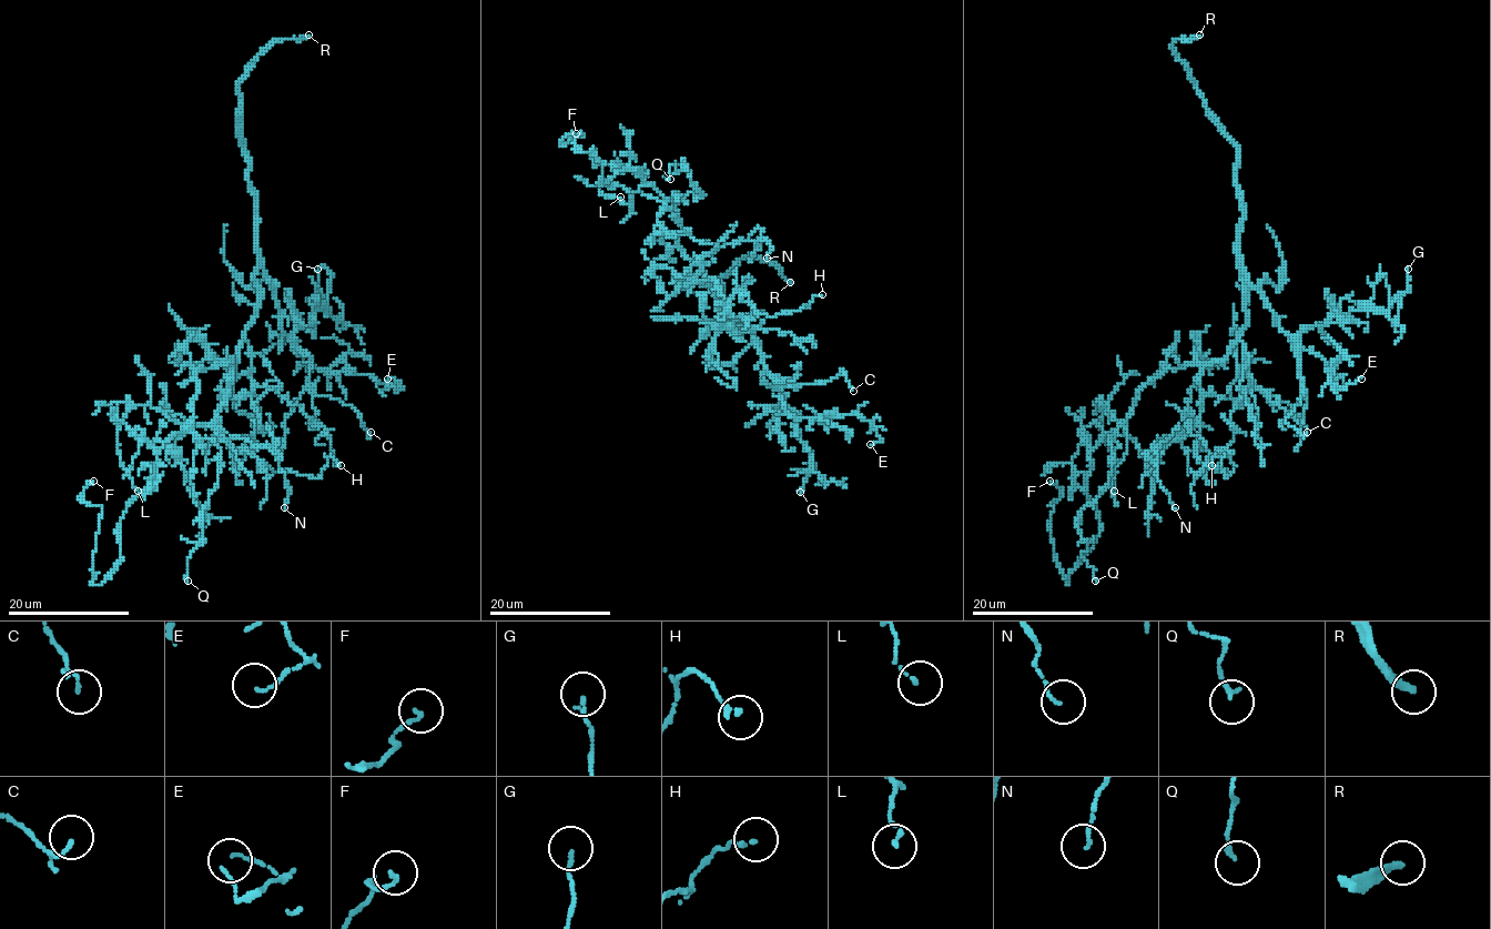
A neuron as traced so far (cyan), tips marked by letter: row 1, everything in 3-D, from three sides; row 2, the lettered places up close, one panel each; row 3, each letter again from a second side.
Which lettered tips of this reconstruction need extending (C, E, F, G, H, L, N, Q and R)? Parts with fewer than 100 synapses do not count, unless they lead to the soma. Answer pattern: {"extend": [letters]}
{"extend": ["R"]}

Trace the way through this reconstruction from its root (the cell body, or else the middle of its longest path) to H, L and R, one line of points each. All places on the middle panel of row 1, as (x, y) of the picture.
H: (695, 263), (732, 334), (742, 314), (731, 316), (724, 302), (737, 292), (769, 316), (800, 310), (822, 294)
L: (695, 263), (678, 243), (681, 224), (671, 208), (620, 184), (602, 183), (598, 188), (601, 194), (620, 197)
R: (695, 263), (732, 329), (742, 329), (727, 321), (720, 281), (742, 260), (771, 261), (790, 282)

